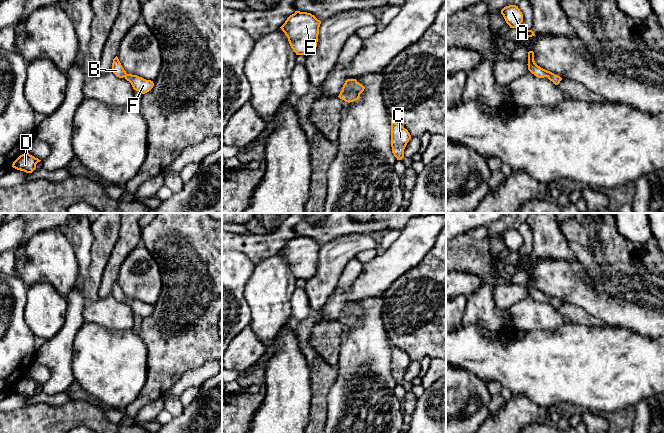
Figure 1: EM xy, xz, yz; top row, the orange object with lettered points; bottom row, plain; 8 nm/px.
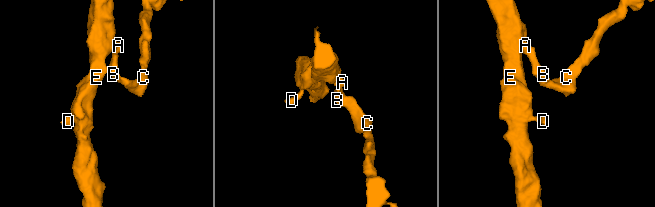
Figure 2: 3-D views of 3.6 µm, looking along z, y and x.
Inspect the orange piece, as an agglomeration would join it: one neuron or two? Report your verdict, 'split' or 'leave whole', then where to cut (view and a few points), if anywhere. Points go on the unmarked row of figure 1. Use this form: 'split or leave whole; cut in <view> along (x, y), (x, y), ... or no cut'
leave whole; no cut

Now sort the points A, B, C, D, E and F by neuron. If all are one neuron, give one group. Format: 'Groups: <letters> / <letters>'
Groups: A B C D E F

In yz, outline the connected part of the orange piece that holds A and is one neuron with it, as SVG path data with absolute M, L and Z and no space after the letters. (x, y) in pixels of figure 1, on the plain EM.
M516 229L504 231L501 238L510 252L516 252L523 246L523 238Z

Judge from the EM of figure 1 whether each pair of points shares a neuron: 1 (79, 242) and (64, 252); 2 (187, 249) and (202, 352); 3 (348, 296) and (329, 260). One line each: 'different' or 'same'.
1: different
2: same
3: different

